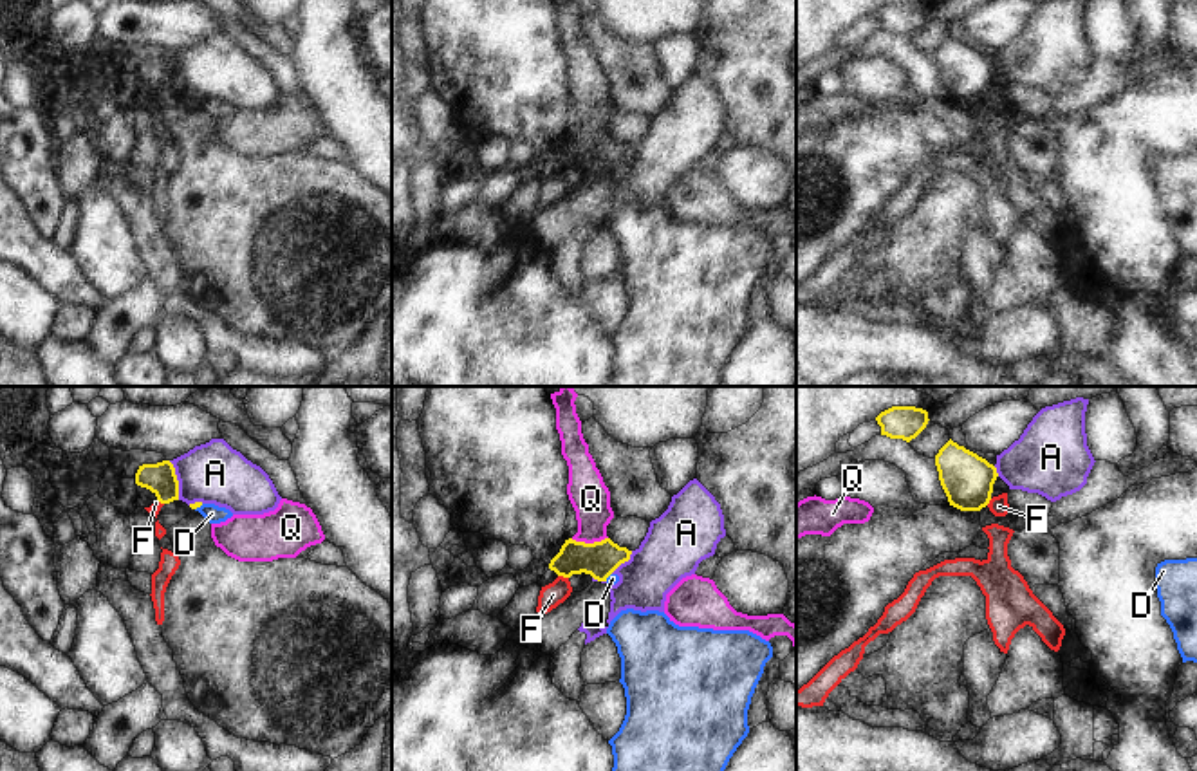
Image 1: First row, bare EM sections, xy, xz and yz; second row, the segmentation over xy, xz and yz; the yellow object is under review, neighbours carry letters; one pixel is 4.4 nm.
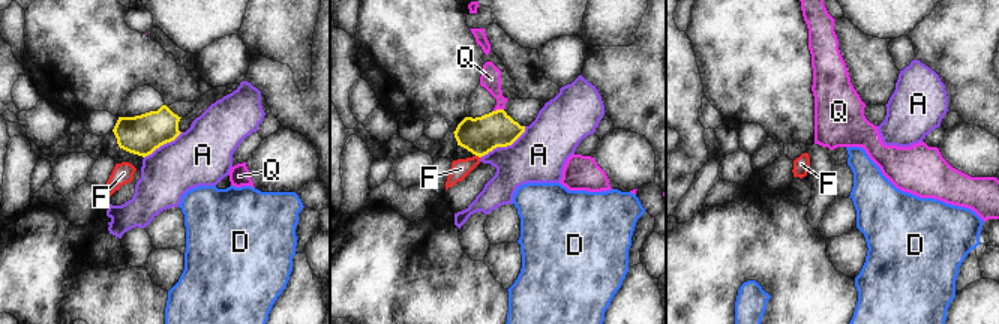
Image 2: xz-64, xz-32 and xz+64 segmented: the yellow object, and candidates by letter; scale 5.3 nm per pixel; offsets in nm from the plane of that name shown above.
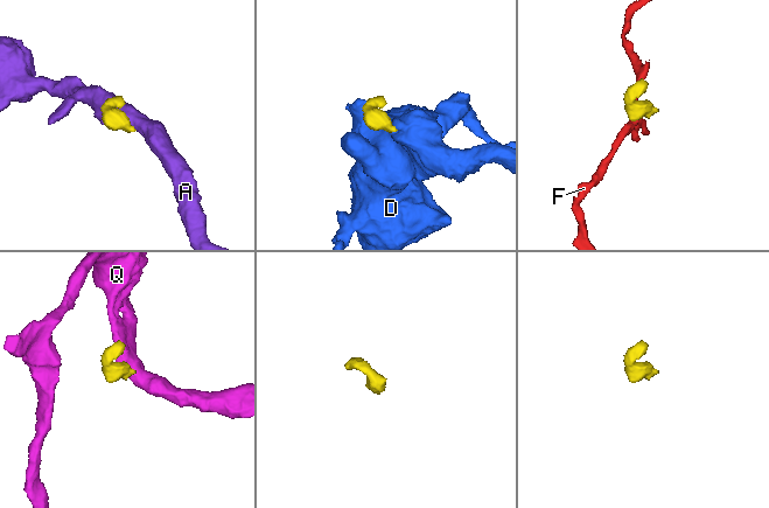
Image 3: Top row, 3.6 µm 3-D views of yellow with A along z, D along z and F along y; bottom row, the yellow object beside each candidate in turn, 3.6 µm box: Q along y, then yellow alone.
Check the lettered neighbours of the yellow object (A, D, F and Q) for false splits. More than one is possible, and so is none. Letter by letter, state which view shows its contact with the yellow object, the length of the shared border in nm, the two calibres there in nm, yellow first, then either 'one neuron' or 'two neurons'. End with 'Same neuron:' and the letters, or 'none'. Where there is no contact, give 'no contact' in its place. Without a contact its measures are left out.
A: contact in xy; length 180 nm; calibres 140 and 280 nm; two neurons
D: contact in xy; length 50 nm; calibres 30 and 80 nm; one neuron
F: contact in xz; length 50 nm; calibres 160 and 100 nm; two neurons
Q: contact in xz; length 170 nm; calibres 160 and 180 nm; two neurons
Same neuron: D

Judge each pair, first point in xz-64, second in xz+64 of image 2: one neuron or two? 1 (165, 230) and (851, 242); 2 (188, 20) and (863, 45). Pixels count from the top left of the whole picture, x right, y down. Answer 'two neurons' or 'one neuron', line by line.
1: two neurons
2: two neurons

